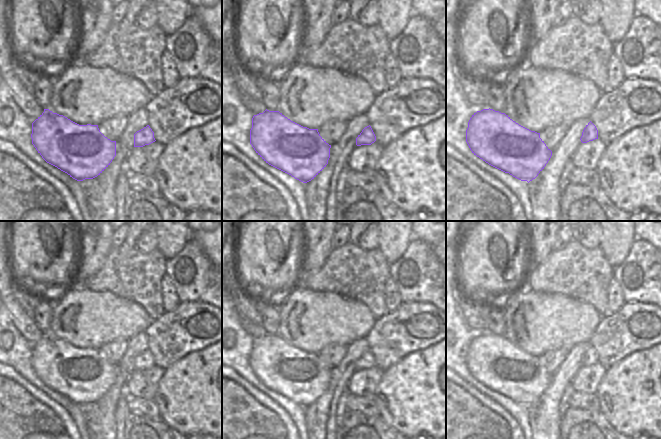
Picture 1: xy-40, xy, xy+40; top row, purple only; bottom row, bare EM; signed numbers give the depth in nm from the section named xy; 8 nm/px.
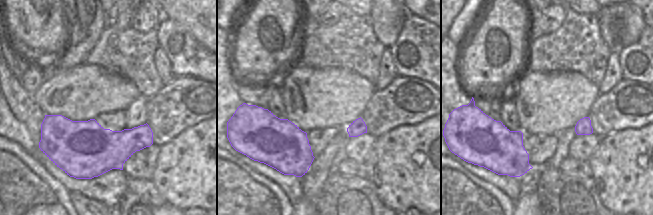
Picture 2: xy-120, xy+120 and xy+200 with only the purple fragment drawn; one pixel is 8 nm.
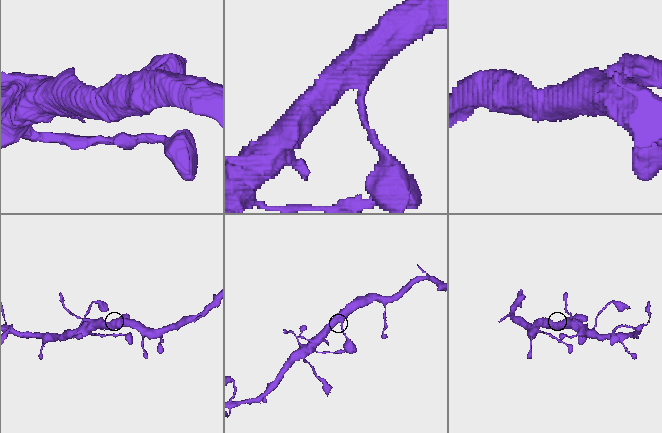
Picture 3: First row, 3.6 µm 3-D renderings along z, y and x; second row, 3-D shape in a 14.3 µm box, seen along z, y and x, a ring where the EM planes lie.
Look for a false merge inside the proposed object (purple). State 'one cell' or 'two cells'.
one cell

